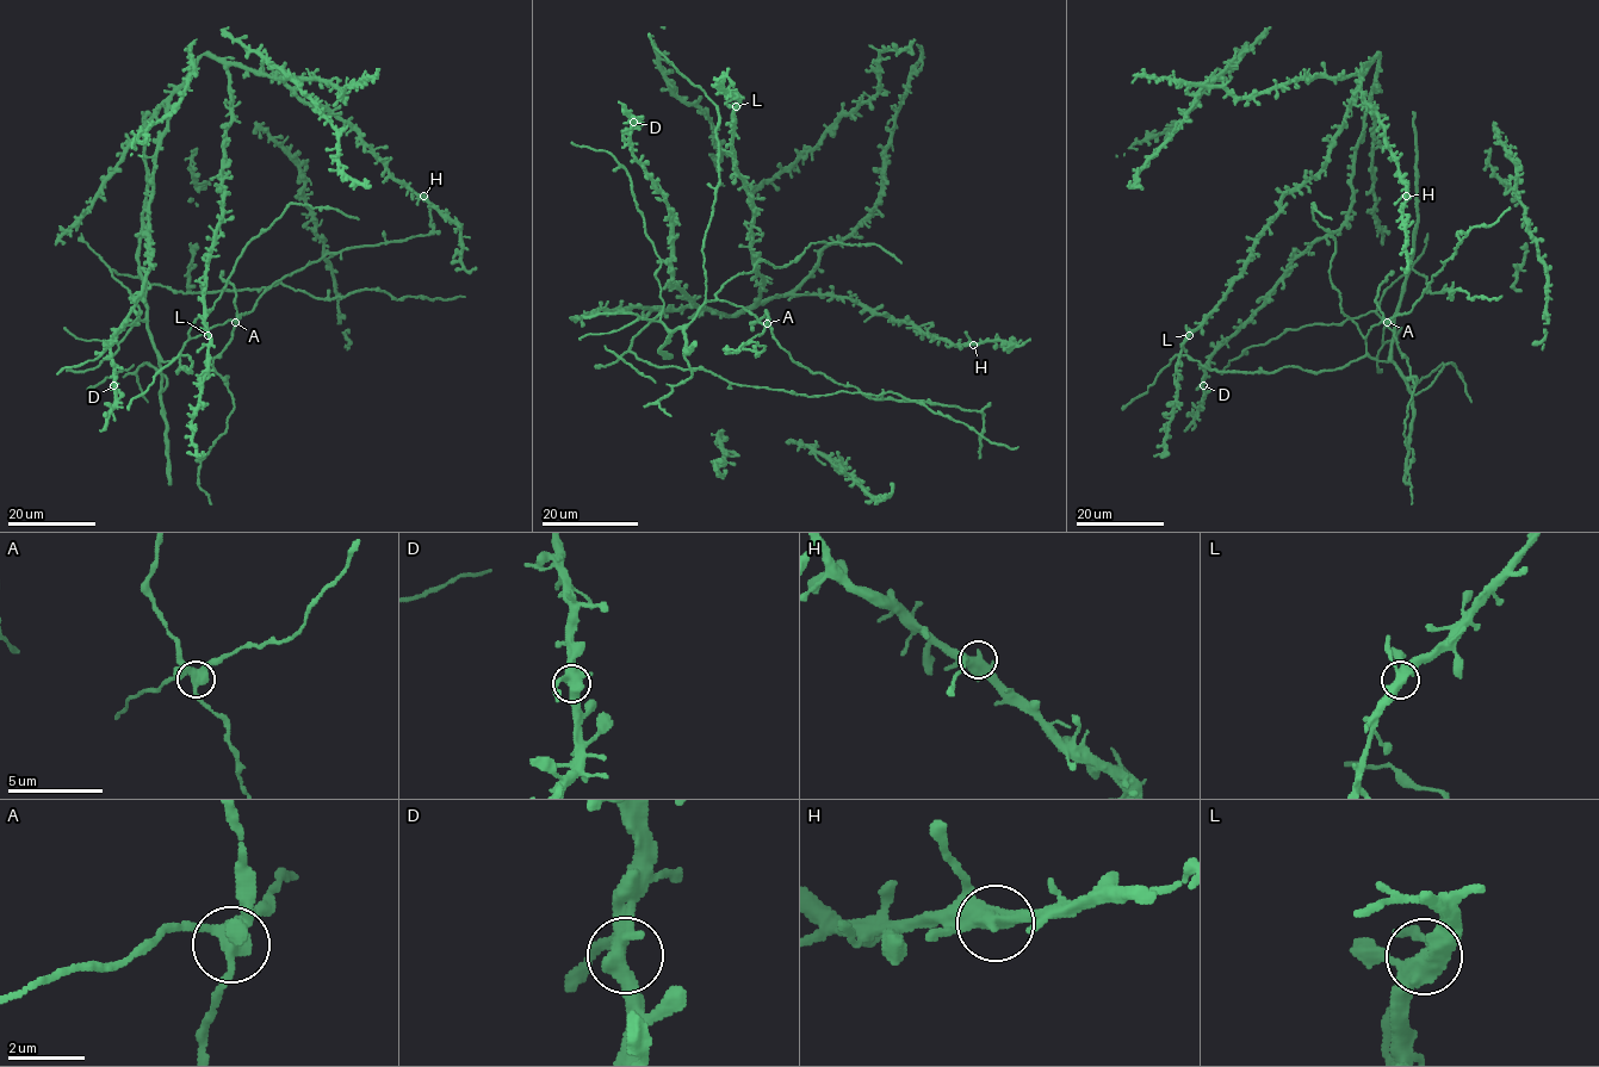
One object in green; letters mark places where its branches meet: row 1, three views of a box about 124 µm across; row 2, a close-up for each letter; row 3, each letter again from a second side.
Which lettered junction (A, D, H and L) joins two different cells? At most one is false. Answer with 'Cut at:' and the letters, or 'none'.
Cut at: A

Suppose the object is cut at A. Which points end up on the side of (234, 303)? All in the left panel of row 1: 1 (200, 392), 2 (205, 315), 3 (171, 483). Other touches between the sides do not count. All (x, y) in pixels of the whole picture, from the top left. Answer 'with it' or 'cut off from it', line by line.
1: cut off from it
2: cut off from it
3: cut off from it

